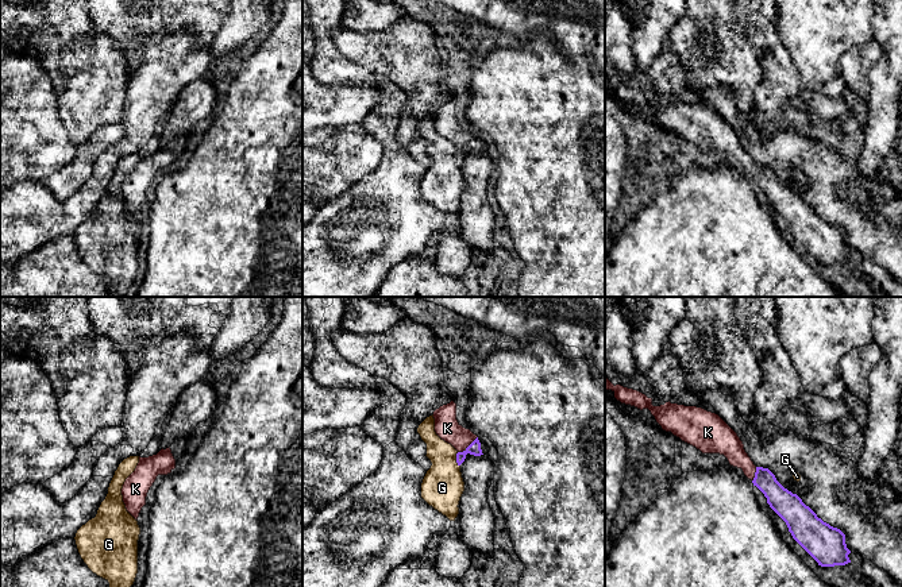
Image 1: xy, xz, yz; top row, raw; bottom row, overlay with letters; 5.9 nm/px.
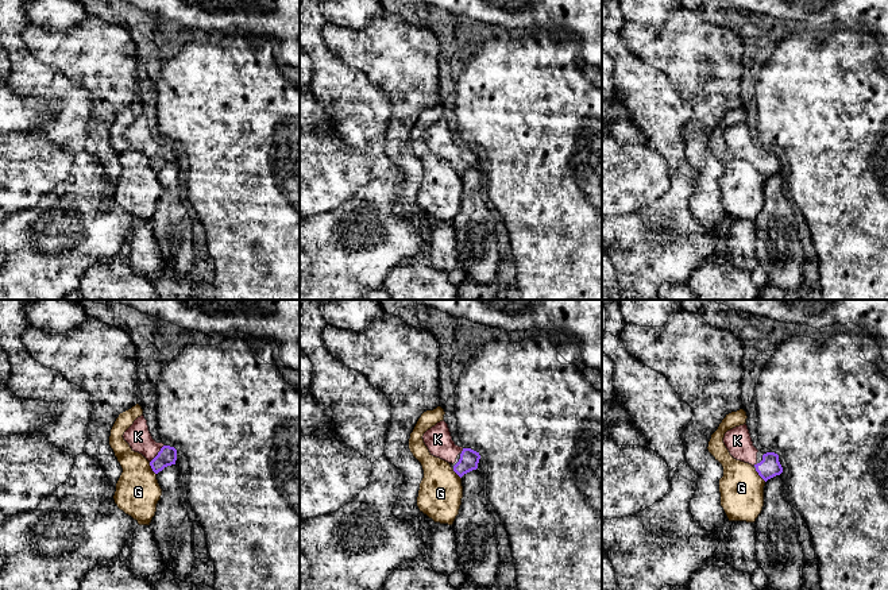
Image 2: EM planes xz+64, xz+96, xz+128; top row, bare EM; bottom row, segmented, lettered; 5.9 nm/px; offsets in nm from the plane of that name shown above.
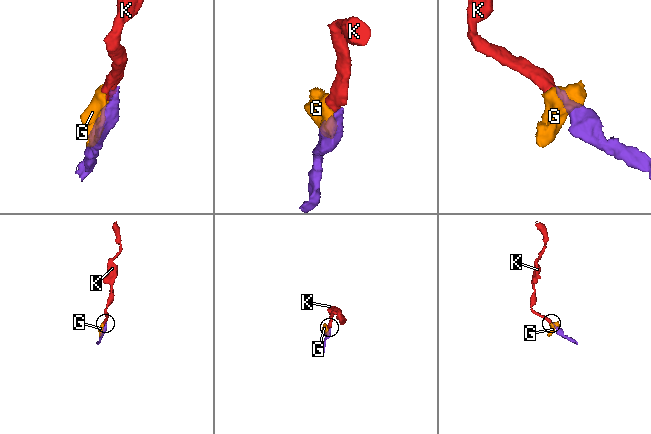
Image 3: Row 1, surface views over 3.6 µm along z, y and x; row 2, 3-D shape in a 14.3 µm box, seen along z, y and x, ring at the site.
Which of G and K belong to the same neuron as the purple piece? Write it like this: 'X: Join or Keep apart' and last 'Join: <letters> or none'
G: Keep apart
K: Join
Join: K

